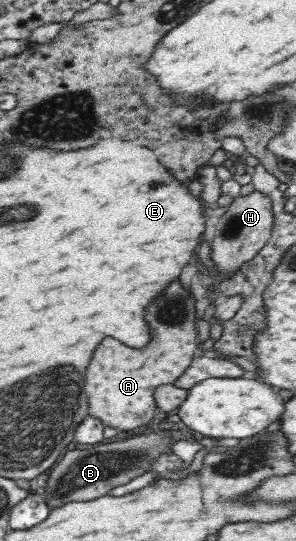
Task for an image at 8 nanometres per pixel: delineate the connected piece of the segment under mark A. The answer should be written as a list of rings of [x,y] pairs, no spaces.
[[[173,281],[145,311],[151,329],[151,343],[147,347],[133,349],[111,337],[103,339],[87,367],[85,379],[85,395],[89,397],[91,415],[123,434],[153,419],[158,420],[161,416],[154,400],[154,389],[173,383],[199,353],[195,315],[197,309],[191,291],[179,281]]]

